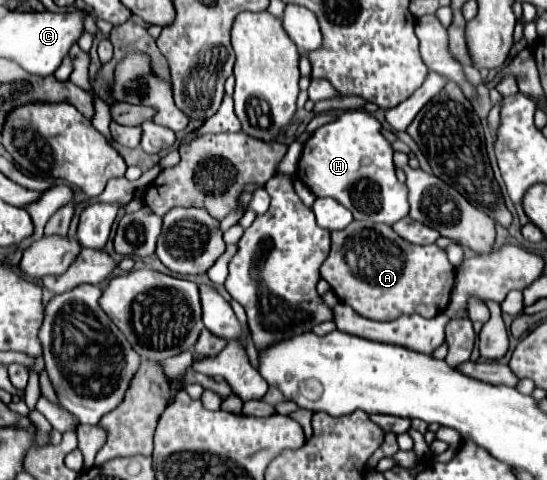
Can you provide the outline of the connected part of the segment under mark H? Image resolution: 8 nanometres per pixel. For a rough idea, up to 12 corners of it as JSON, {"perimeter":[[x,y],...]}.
{"perimeter":[[345,110],[305,142],[297,178],[355,220],[409,214],[379,120]]}

